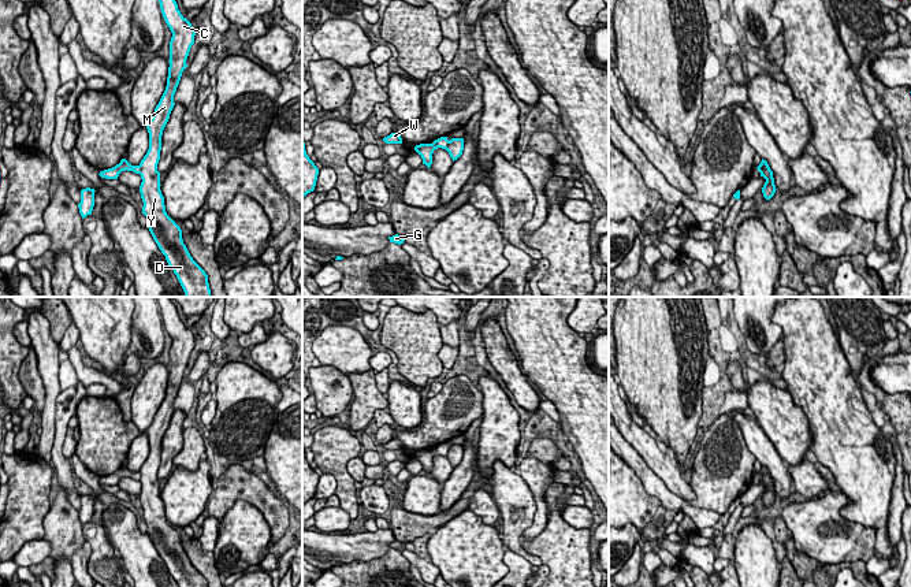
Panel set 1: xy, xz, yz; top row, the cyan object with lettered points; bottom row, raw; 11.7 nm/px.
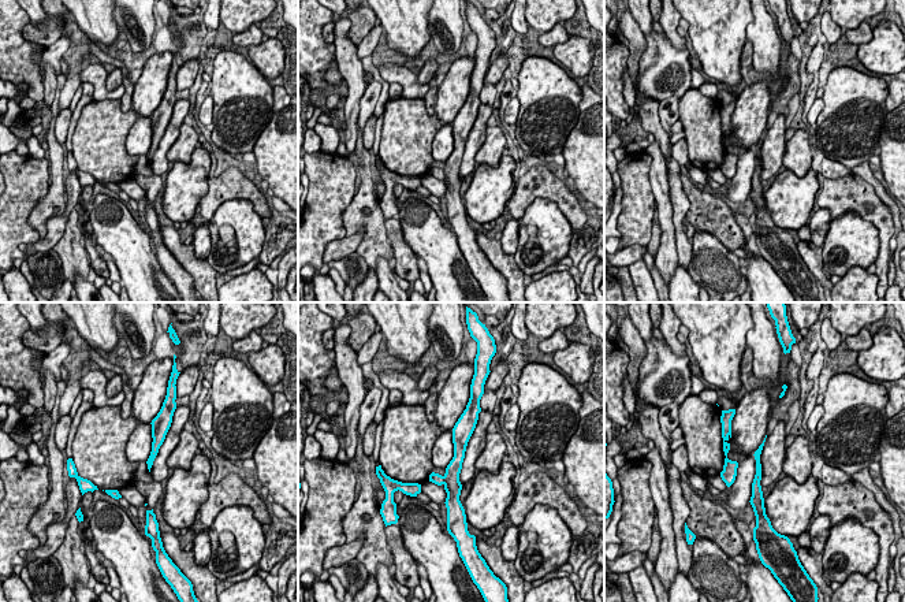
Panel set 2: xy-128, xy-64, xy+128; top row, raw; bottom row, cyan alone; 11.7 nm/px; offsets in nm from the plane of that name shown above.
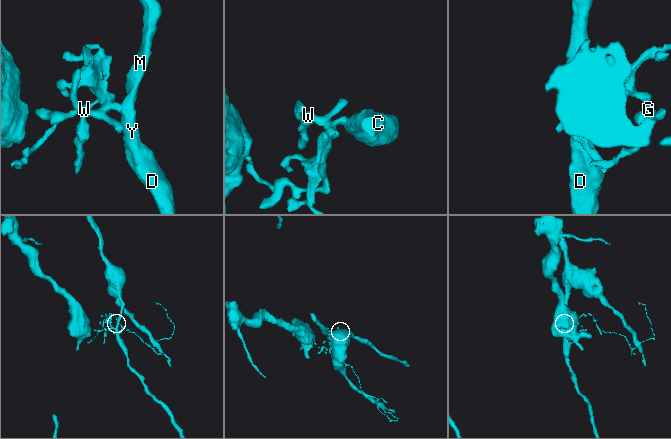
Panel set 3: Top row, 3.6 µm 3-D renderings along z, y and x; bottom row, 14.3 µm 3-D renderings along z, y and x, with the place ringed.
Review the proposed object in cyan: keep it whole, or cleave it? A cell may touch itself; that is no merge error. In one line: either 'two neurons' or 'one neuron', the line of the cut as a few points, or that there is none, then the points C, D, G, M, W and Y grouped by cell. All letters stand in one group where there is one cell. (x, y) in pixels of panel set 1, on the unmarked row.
two neurons; cut in xy along (138, 472), (140, 479); C D M Y / G W

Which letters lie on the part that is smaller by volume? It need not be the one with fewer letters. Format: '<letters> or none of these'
G, W

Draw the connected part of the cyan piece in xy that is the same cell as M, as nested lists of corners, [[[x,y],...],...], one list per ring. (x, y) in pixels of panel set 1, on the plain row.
[[[156,297],[156,301],[172,343],[170,348],[167,393],[155,415],[152,426],[146,430],[149,456],[140,469],[142,520],[146,523],[146,534],[178,587],[208,587],[208,582],[193,566],[183,550],[181,534],[166,519],[164,504],[160,497],[160,479],[157,478],[163,436],[175,412],[174,401],[182,379],[187,374],[186,367],[194,350],[196,338],[178,316],[178,311],[170,297]]]

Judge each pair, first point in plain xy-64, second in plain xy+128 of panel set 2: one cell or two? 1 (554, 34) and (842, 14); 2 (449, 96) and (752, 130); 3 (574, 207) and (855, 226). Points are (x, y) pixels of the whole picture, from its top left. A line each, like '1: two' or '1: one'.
1: two
2: one
3: two

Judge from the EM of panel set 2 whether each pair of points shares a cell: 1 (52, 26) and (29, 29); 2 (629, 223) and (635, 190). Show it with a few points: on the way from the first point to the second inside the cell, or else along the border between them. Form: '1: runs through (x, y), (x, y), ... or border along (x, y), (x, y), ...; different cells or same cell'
1: runs through (47, 32), (34, 32); same cell
2: runs through (635, 215), (635, 199); same cell

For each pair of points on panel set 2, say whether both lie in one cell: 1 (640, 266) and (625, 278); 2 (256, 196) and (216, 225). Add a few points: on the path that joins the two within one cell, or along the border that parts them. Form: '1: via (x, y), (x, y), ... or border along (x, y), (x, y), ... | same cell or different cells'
1: border along (626, 267), (635, 288) | different cells
2: border along (218, 207), (228, 200), (248, 199), (263, 220) | different cells

